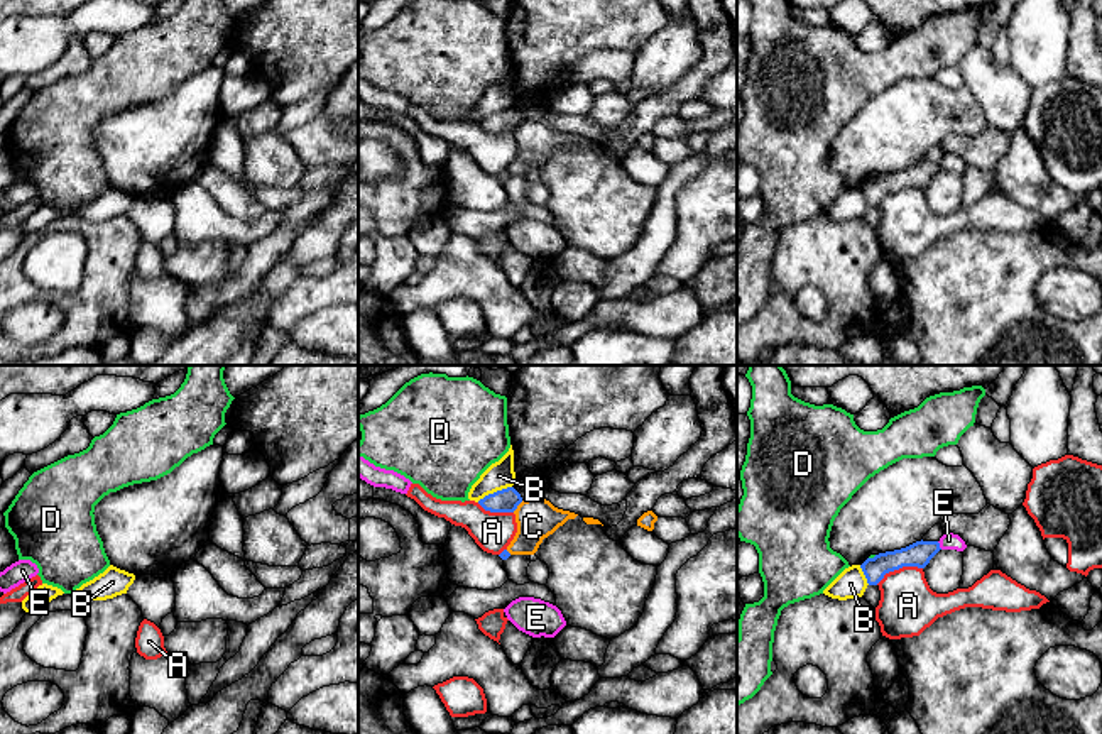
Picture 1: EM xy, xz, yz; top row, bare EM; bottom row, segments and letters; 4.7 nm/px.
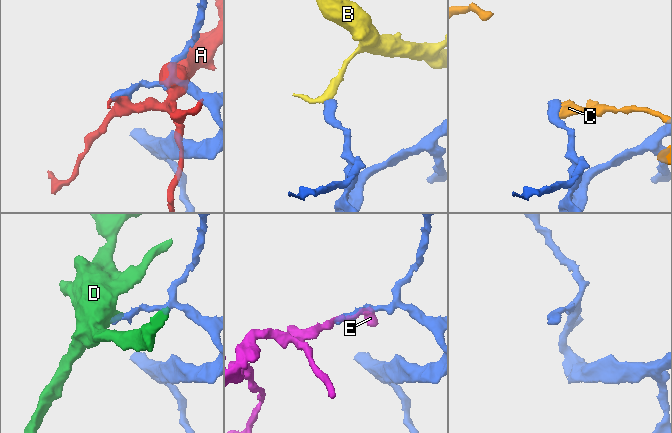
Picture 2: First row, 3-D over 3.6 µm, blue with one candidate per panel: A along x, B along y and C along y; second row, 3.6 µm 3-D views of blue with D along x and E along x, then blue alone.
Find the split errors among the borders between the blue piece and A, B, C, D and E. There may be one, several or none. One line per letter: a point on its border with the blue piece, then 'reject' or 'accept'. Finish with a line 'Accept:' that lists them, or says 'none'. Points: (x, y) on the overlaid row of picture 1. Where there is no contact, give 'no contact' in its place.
A: yz (898, 569) | reject
B: xz (494, 492) | reject
C: xz (518, 504) | reject
D: yz (874, 557) | reject
E: yz (938, 545) | reject
Accept: none

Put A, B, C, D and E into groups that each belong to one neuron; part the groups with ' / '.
A / B / C / D / E

